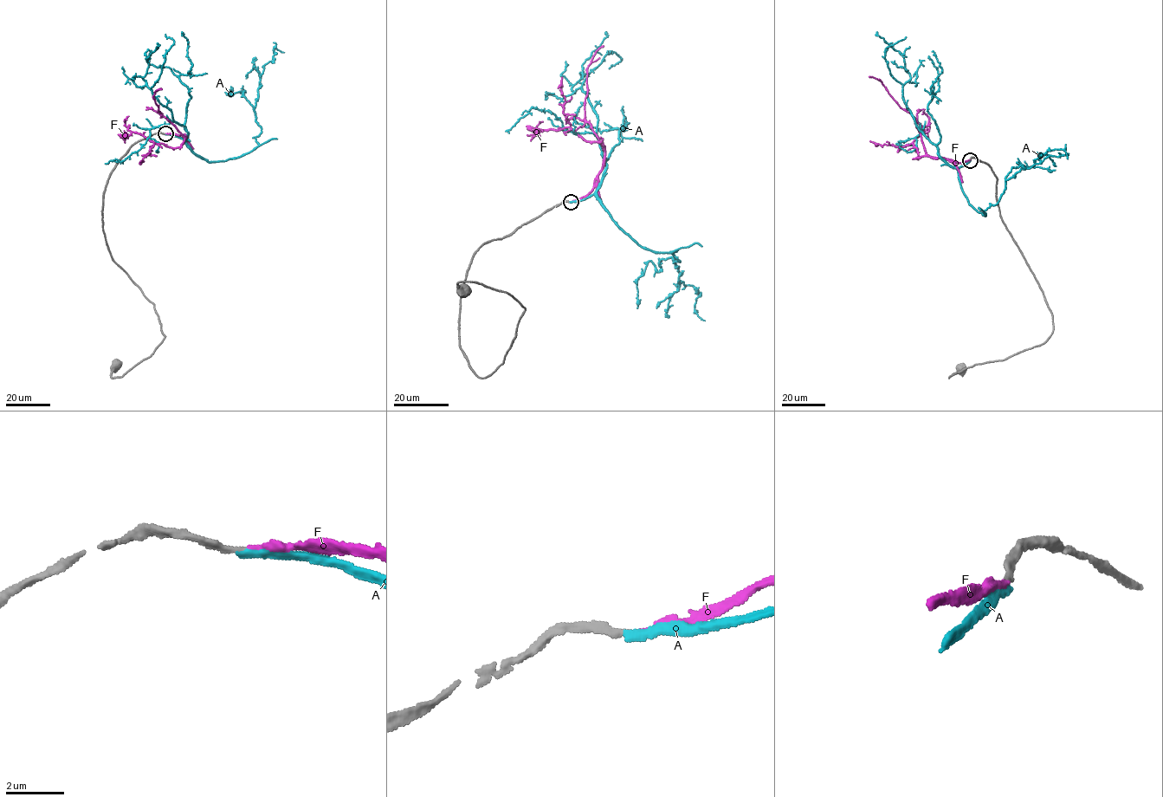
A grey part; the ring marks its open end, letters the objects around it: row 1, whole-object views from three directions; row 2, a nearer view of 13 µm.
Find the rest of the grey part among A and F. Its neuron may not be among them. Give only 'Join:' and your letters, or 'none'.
Join: F

